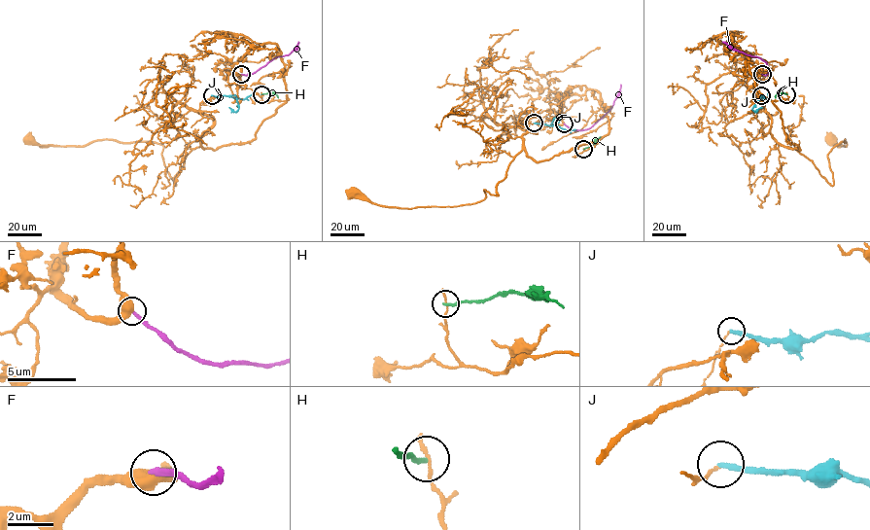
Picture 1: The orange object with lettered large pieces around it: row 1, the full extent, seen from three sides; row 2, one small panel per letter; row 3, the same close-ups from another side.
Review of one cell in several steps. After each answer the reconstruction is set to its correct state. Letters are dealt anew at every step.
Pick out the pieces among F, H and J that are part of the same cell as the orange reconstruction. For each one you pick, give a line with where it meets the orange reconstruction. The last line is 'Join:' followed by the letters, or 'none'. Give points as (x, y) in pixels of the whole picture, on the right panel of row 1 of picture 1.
Join: none

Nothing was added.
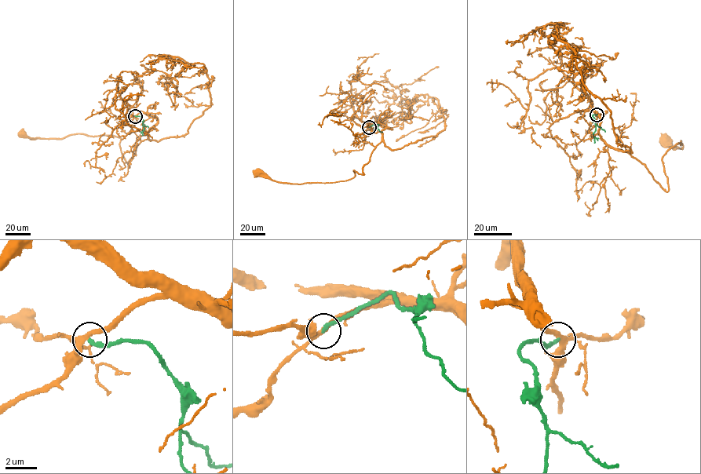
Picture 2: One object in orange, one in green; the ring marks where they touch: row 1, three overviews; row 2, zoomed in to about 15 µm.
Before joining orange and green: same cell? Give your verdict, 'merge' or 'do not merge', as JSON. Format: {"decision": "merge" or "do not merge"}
{"decision": "do not merge"}

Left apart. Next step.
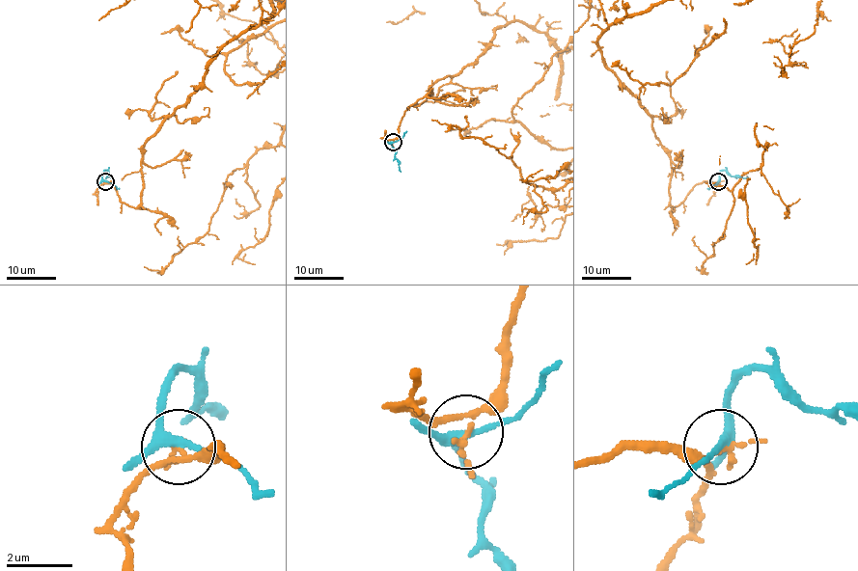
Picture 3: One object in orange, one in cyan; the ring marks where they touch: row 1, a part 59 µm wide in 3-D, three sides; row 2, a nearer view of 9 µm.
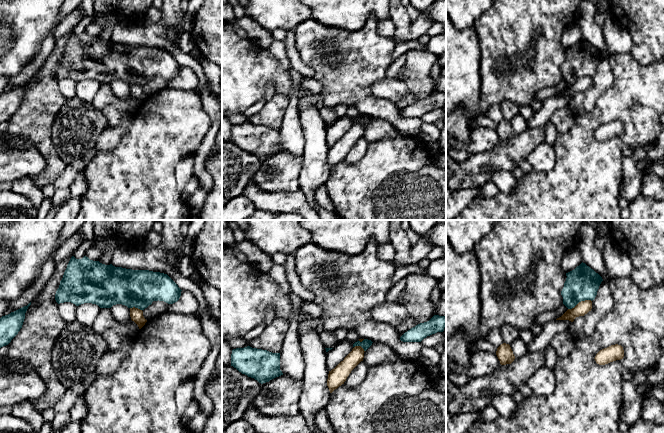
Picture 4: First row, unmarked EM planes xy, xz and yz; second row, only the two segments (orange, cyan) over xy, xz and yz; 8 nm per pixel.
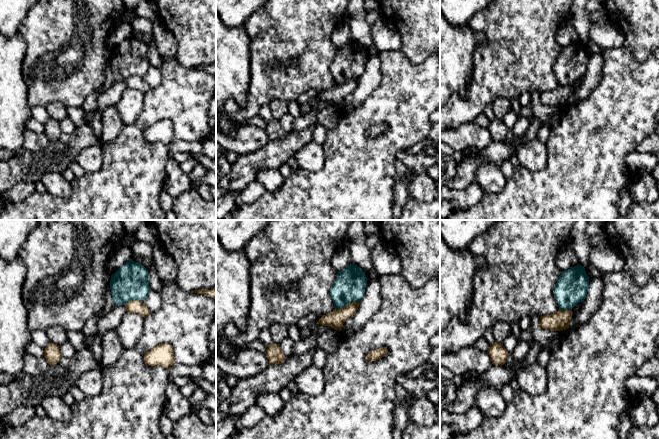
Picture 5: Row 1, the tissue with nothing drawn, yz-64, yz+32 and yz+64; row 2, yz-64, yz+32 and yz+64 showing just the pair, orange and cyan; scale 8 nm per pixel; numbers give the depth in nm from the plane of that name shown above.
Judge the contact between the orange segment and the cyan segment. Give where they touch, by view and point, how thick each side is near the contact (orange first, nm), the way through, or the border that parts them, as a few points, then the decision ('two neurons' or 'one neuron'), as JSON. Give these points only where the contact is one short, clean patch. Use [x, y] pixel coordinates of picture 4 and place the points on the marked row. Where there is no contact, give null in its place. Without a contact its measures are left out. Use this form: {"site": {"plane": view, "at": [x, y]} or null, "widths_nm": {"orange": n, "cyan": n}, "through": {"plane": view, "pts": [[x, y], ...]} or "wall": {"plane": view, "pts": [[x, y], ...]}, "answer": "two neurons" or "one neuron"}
{"site": {"plane": "yz", "at": [579, 302]}, "widths_nm": {"orange": 110, "cyan": 260}, "wall": {"plane": "yz", "pts": [[591, 300], [581, 300], [568, 309]]}, "answer": "two neurons"}

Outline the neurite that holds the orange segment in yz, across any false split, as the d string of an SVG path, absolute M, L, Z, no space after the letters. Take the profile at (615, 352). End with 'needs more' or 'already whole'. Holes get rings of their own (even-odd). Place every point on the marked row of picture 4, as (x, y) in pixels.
M615 344L600 350L596 356L595 361L599 365L605 365L610 362L621 360L624 357L624 350L621 345Z; already whole

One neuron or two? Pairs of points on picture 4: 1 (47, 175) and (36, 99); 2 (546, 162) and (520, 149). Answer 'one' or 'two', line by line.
1: one
2: two

